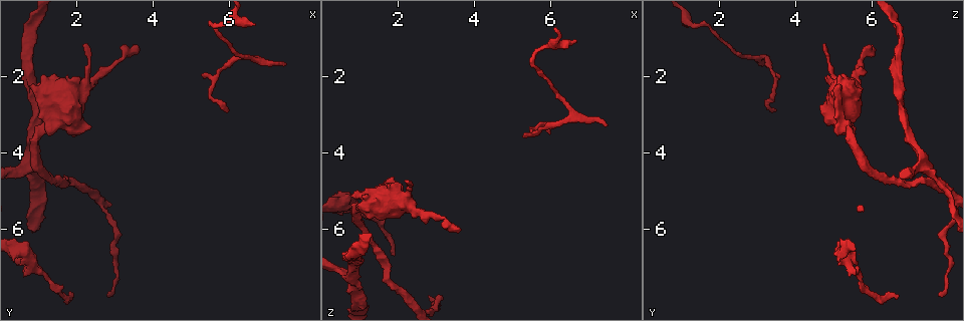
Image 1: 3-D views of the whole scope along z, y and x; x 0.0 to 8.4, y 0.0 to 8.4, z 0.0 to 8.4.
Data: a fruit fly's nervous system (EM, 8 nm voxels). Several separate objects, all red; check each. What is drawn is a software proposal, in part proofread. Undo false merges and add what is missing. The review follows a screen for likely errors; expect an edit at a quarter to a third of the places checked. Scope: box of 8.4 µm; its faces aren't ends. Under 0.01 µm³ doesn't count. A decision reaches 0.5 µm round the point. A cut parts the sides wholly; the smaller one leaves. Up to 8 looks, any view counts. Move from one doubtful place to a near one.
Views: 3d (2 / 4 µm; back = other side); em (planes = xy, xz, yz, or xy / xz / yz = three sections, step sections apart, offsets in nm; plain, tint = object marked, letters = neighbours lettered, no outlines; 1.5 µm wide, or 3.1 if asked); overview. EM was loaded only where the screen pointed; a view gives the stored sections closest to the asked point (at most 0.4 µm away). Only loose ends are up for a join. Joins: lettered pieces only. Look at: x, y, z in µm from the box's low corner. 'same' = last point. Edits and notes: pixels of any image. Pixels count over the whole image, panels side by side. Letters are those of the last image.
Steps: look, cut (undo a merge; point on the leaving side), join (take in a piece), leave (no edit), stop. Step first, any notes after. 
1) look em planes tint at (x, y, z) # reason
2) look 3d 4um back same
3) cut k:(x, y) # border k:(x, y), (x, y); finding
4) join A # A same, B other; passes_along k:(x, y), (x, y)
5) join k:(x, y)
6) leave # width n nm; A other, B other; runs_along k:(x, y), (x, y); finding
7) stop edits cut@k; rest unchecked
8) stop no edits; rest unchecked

look 3d 2um at (2.20, 1.20, 4.75) # free end

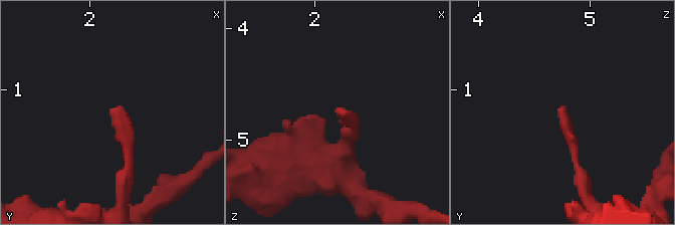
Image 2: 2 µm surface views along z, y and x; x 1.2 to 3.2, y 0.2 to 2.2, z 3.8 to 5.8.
look em planes tint at (2.20, 1.20, 4.74)

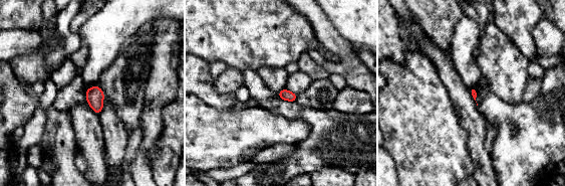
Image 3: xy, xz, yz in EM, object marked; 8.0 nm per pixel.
look em planes letters same # see the neighbours

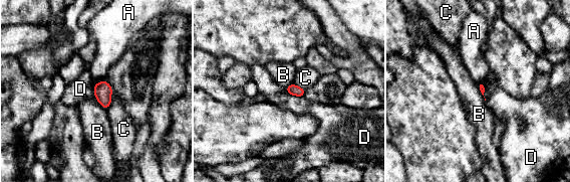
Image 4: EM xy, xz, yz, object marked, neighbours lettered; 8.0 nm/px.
leave # A other, B other, C other, D other; border 4:(95, 83), (93, 95); none of them fits

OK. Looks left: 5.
look em planes letters at (3.60, 1.20, 5.95) # thin end

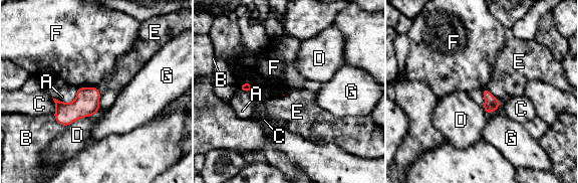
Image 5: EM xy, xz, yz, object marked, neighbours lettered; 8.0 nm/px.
leave # A other, B other, C other, D other, E other, F other, G other; border 5:(78, 86), (95, 87); none of them fits

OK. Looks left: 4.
look em planes letters at (6.70, 0.60, 1.10) # free end

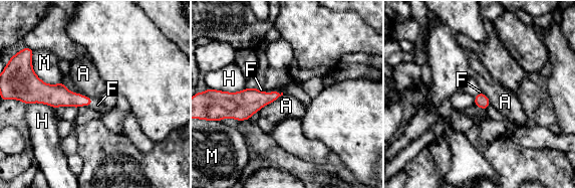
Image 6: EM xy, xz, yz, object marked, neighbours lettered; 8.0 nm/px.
join F # A other, F same, H other, M other; passes_along 6:(57, 95), (86, 105), (97, 105); it goes on there

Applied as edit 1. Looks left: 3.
stop edits join@6; rest unchecked

